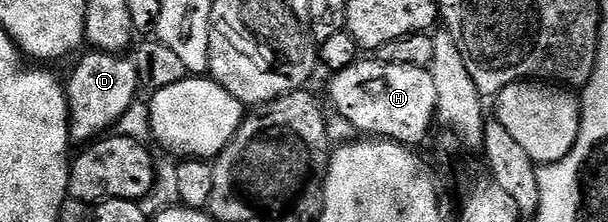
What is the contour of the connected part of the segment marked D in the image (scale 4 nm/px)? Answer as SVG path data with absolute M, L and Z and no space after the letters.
M89 50L89 53L74 66L73 73L65 84L65 99L69 101L69 135L74 141L76 139L85 140L84 142L96 141L102 134L108 133L105 131L112 124L113 127L120 125L123 114L127 114L127 110L138 99L137 88L142 87L141 79L137 73L136 63L127 57L125 54Z

